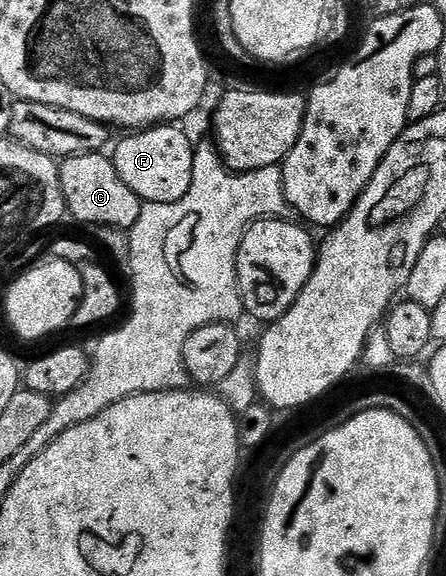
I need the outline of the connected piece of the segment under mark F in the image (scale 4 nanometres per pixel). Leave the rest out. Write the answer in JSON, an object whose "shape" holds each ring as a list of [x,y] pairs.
{"shape":[[[154,126],[134,131],[126,140],[117,144],[111,159],[117,173],[128,188],[135,190],[142,201],[150,204],[179,202],[187,190],[191,190],[193,177],[194,141],[189,141],[181,126]]]}

